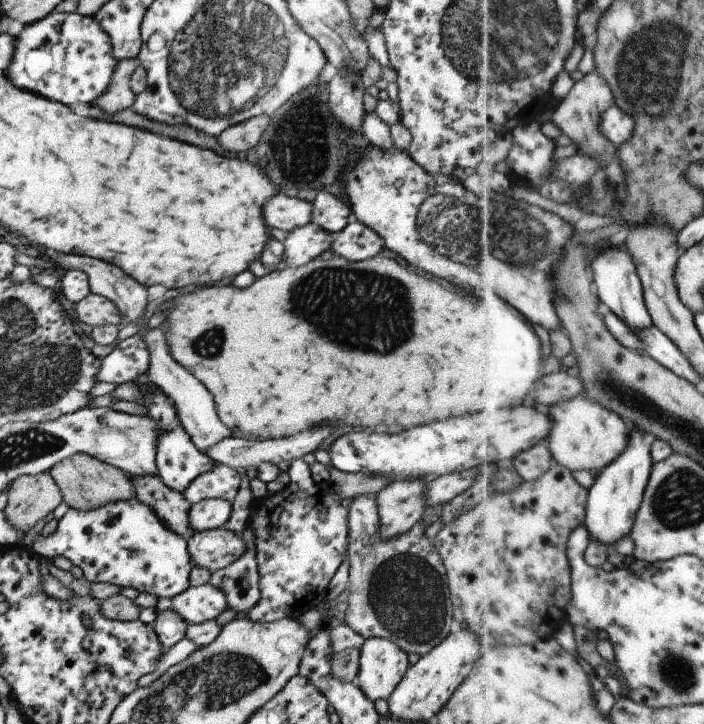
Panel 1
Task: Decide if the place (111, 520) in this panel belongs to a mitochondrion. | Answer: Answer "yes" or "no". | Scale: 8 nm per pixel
no

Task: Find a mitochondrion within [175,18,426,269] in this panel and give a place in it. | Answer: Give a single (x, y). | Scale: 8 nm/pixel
(285, 163)

